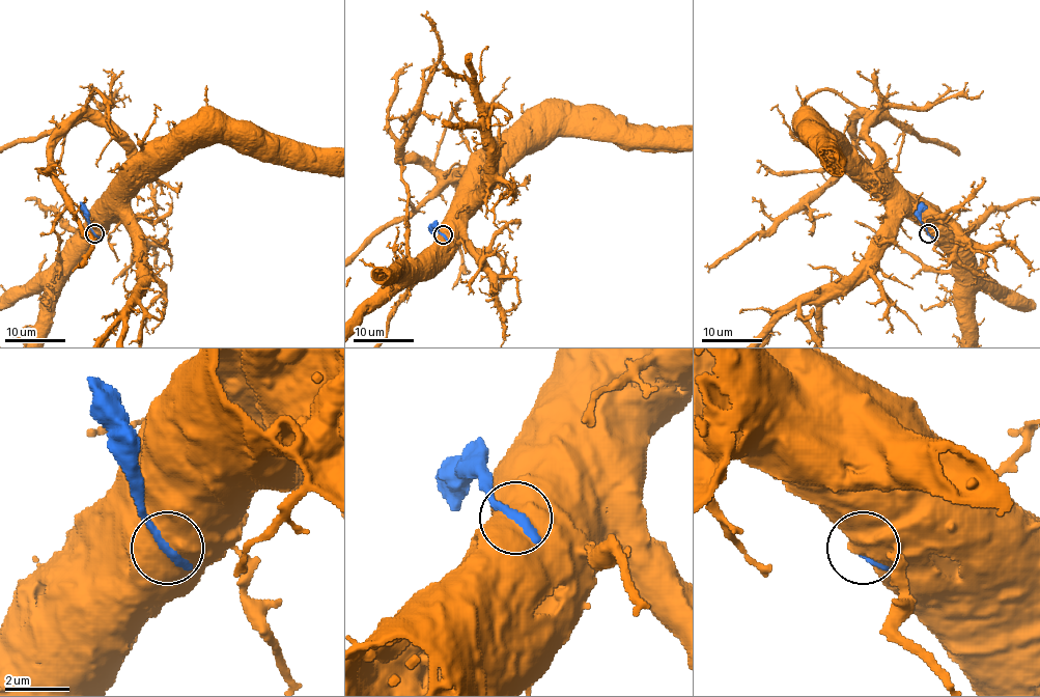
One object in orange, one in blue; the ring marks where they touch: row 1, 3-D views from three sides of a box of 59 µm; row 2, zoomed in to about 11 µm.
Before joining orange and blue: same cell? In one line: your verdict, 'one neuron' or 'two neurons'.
two neurons

